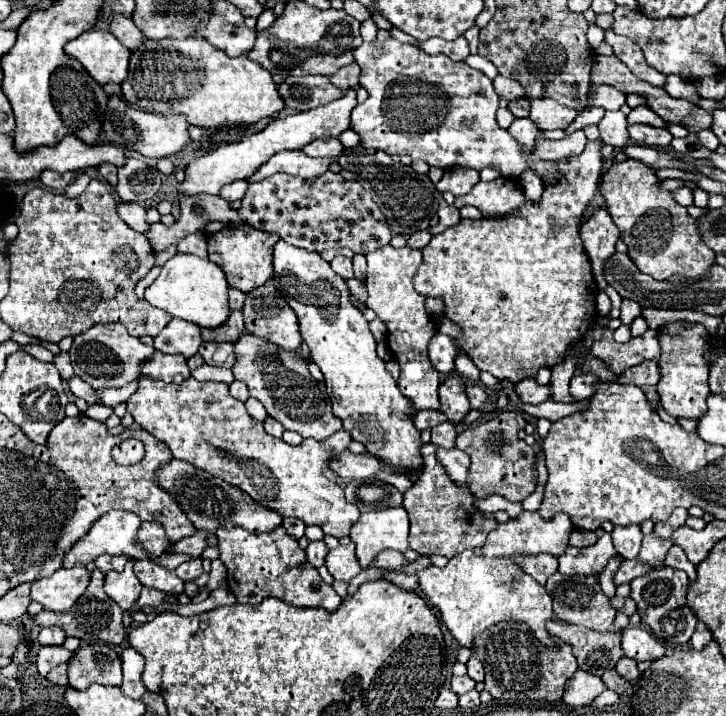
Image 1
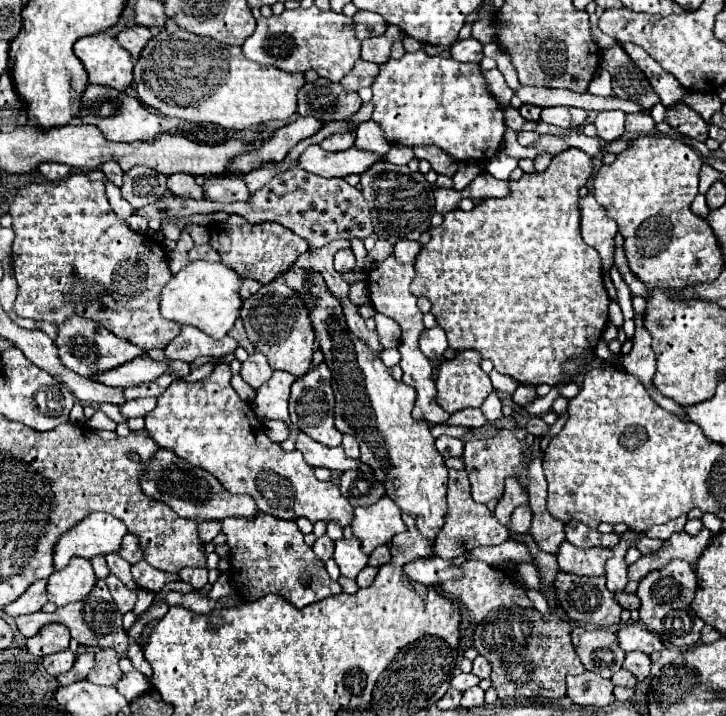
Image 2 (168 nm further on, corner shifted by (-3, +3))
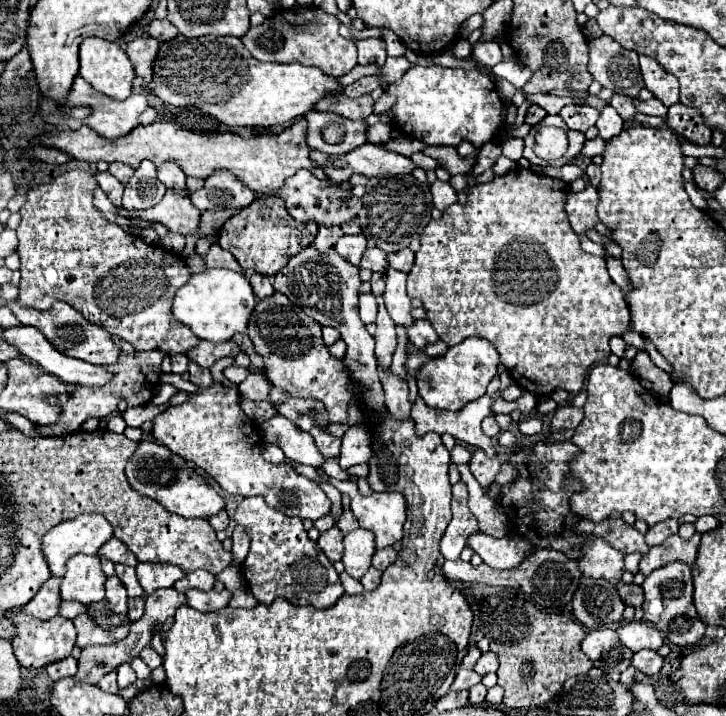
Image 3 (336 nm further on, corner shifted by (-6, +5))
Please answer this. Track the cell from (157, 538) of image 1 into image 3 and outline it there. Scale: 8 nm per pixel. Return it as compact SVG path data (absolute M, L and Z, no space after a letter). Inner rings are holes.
M110 538L102 546L102 550L98 552L98 556L100 558L108 558L108 560L118 562L118 564L124 564L124 566L132 566L132 568L138 564L136 556L132 556L132 552L126 550L126 546L122 546L122 542L118 542L118 538Z

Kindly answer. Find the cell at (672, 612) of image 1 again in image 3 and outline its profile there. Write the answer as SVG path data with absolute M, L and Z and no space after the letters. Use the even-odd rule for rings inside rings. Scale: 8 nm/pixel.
M670 562L662 568L656 568L646 582L644 588L644 620L654 624L664 636L676 646L692 646L696 644L706 630L706 624L700 622L698 612L692 602L692 568L684 562Z

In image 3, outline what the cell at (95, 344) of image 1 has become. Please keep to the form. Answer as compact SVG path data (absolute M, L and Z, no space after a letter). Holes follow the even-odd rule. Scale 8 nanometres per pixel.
M12 300L12 302L6 302L4 306L8 306L12 310L12 314L18 318L20 324L24 326L34 326L38 328L46 338L48 342L60 350L62 354L66 356L72 356L72 358L78 358L78 360L84 360L88 364L94 364L94 366L108 366L112 362L116 362L120 350L118 346L112 342L110 334L106 330L102 330L100 326L96 324L90 324L78 310L74 310L72 306L64 304L64 302L54 302L50 310L32 310L28 306L22 306L20 302Z

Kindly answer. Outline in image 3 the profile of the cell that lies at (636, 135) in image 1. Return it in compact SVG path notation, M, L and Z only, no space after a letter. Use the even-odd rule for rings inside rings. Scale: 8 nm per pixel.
M614 94L614 96L610 98L610 104L616 108L616 112L618 112L626 122L630 122L630 120L634 118L634 114L636 114L636 108L634 108L634 102L632 102L630 96Z

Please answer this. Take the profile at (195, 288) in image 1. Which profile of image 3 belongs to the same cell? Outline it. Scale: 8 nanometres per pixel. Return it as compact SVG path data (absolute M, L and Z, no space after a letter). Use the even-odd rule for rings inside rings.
M212 268L212 270L206 270L204 274L192 276L176 292L172 312L182 324L190 326L190 330L200 340L224 342L224 340L232 340L232 336L236 332L246 334L246 328L248 328L248 322L250 322L256 302L258 302L256 294L254 294L246 276L242 276L234 270Z

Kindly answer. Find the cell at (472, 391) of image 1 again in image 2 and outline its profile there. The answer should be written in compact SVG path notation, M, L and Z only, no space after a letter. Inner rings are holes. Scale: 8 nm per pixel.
M491 392L491 394L485 398L485 402L481 404L481 412L485 414L485 418L487 418L489 422L501 418L501 400L499 400L499 396L497 396L495 392Z

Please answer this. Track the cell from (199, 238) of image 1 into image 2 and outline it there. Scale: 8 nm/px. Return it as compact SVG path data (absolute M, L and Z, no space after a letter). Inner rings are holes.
M203 244L203 246L193 246L189 250L189 260L209 260L209 262L217 262L219 260L219 254L209 244Z

